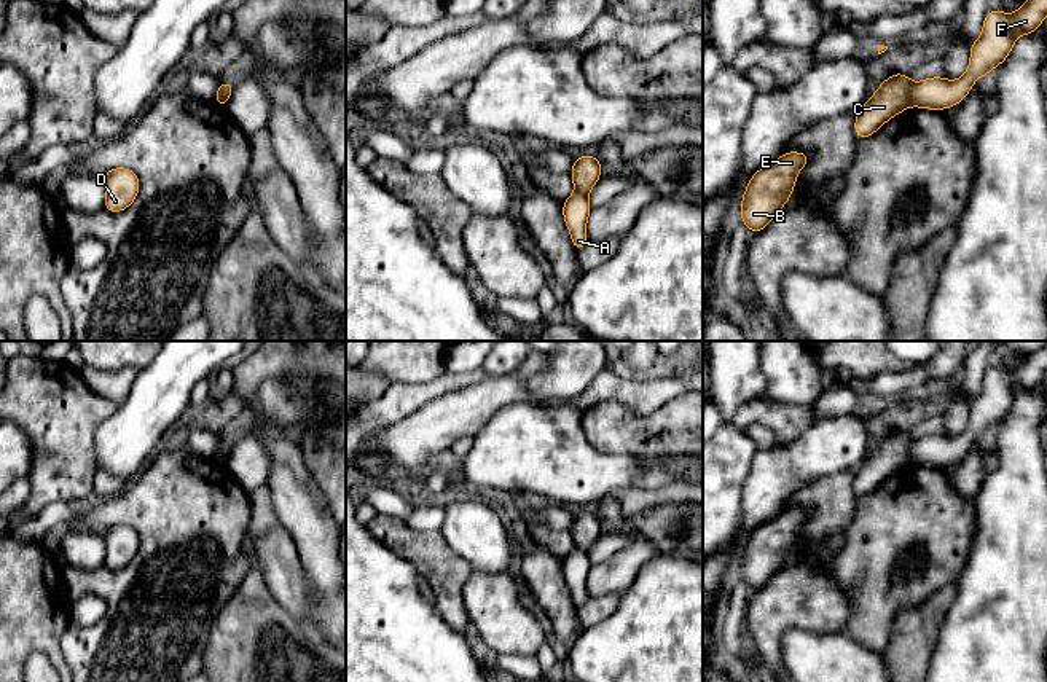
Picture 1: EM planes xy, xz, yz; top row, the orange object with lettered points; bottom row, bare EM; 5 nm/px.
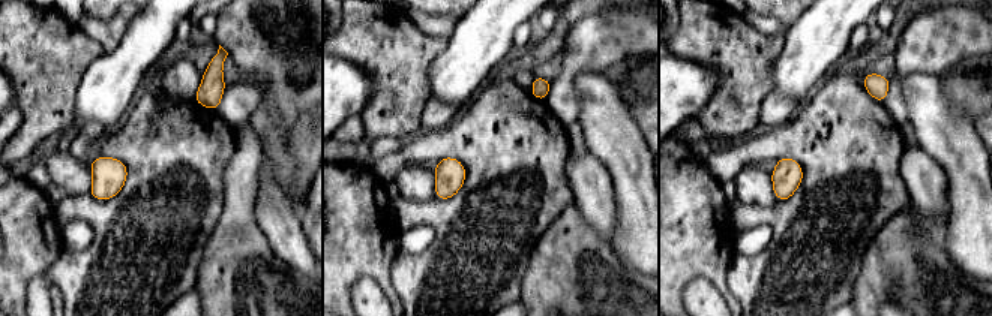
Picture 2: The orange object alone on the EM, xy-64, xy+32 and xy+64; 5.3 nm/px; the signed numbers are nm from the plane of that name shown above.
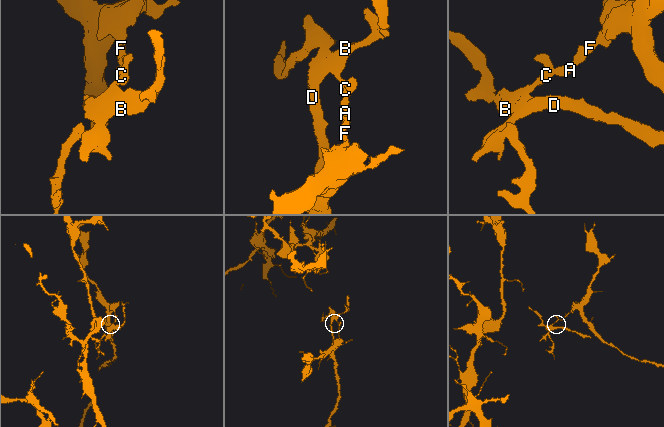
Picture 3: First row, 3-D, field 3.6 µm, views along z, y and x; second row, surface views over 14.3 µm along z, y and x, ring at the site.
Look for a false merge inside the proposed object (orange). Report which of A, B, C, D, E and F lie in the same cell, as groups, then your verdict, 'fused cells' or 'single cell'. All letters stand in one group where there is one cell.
groups A F / B C D E; fused cells

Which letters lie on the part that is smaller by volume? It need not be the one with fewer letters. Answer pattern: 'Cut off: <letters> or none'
Cut off: B, C, D, E

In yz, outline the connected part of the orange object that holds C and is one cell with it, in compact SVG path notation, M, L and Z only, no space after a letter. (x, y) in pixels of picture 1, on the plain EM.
M905 430L884 437L865 462L856 470L857 496L873 492L886 478L910 464L912 438Z

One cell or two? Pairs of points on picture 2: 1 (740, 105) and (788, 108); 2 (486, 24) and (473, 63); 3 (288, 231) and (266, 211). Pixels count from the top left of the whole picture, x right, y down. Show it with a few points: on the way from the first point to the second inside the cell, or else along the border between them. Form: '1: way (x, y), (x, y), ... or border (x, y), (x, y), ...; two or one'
1: border (773, 92), (761, 105), (758, 129); two
2: way (485, 33), (473, 54); one
3: way (282, 225), (272, 214); one

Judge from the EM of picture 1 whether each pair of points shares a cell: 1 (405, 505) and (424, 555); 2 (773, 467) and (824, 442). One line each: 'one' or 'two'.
1: two
2: one

